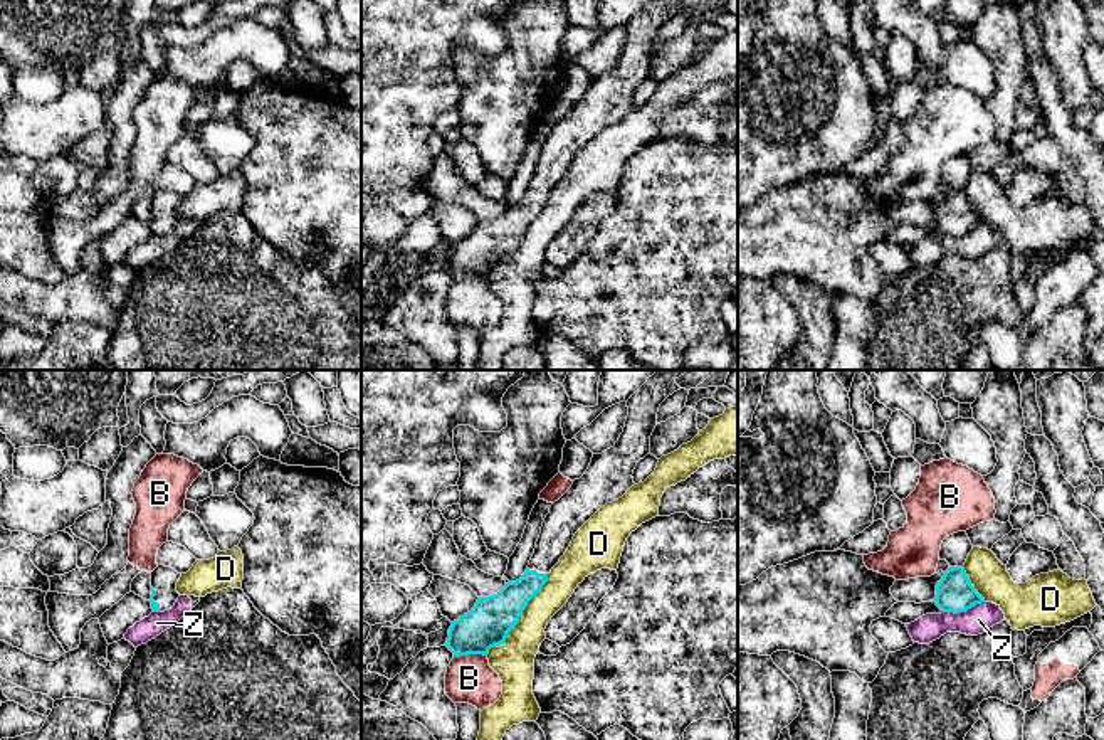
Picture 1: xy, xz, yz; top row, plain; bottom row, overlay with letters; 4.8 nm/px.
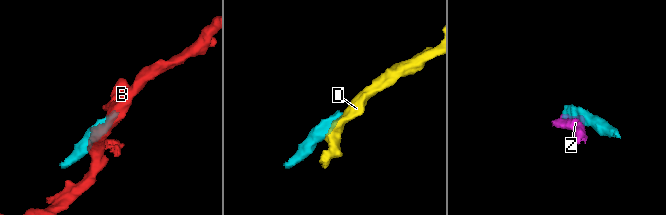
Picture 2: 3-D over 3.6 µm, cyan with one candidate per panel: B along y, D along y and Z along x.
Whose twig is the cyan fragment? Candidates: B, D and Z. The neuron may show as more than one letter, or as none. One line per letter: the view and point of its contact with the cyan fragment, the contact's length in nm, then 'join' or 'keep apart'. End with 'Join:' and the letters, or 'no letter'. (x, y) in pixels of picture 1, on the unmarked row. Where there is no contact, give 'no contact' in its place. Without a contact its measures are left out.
B: xz (469, 276) | 160 nm | keep apart
D: xz (520, 239) | 500 nm | keep apart
Z: yz (963, 234) | 200 nm | keep apart
Join: no letter

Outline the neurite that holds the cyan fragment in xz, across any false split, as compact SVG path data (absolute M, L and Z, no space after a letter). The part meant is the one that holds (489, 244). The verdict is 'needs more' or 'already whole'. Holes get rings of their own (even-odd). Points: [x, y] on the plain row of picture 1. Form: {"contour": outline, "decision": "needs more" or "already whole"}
{"contour": "M649 0L647 5L627 24L628 39L623 56L613 71L602 77L593 77L591 86L580 103L551 128L546 138L534 177L523 200L507 205L497 217L479 220L471 235L452 246L445 269L454 281L467 278L489 278L489 272L504 267L507 256L519 246L528 225L543 212L548 197L568 173L575 156L607 126L622 121L635 106L633 92L640 82L650 77L650 59L657 49L660 27L681 13L676 7L679 0Z", "decision": "needs more"}

